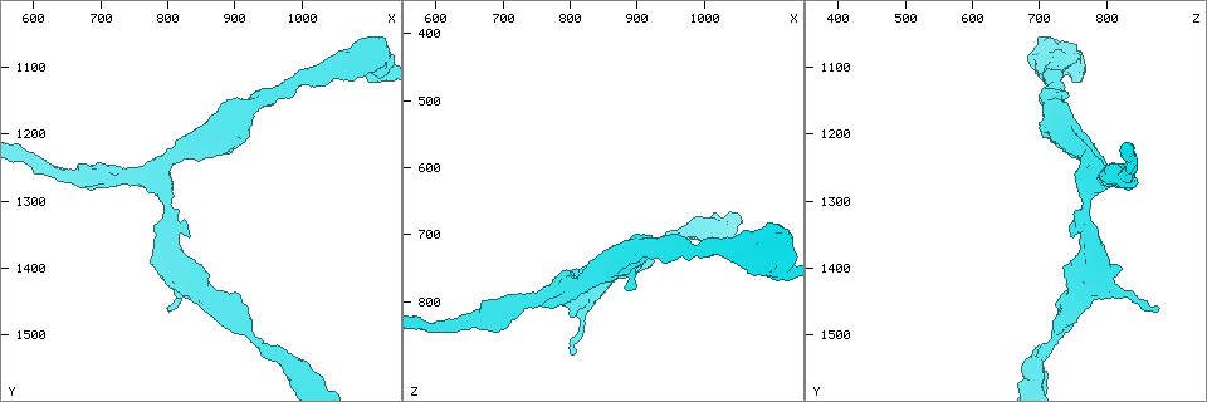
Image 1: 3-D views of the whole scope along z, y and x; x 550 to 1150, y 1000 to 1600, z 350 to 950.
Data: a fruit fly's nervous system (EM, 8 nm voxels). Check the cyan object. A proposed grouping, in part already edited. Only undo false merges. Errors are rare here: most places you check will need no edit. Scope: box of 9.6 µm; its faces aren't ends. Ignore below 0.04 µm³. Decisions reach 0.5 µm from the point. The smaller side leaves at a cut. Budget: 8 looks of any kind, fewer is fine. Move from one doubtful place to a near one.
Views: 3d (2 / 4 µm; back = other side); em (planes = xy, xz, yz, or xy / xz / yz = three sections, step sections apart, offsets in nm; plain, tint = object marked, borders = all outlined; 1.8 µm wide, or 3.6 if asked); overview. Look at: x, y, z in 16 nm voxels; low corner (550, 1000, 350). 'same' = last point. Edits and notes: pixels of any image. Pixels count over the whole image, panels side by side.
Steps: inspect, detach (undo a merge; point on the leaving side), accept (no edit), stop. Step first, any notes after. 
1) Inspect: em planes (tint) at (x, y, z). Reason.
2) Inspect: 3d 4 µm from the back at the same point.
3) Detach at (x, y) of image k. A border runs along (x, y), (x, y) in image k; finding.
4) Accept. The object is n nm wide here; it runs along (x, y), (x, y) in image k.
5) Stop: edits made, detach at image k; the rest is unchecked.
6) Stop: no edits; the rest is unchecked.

Inspect: 3d 2 µm at (910, 1480, 735). Thick turns thin.

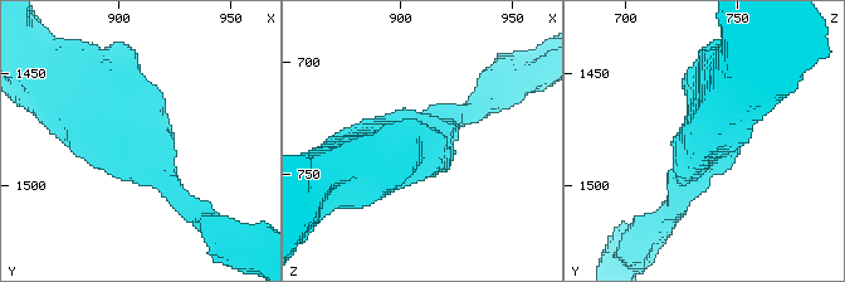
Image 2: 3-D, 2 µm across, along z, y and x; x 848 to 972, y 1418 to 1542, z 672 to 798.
Inspect: em planes (plain) at (908, 1482, 735). The arms are 200, 400 nm wide.

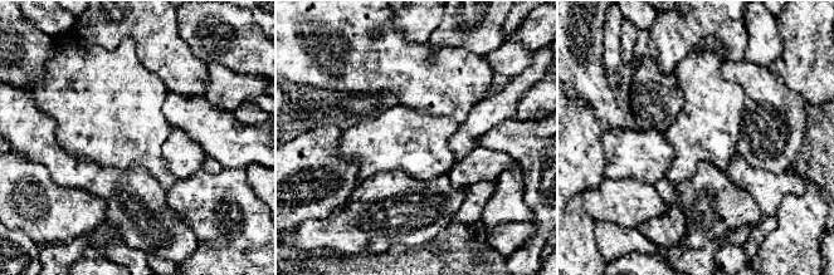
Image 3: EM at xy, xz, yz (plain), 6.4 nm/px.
Inspect: em planes (tint) at the same point.

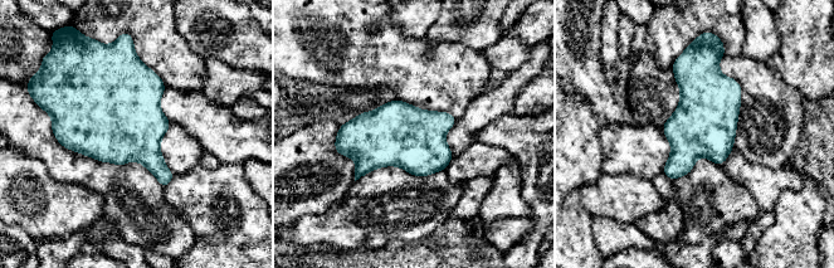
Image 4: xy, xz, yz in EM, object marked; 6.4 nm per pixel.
Accept. The object is 400 nm wide here; all the same neuron.

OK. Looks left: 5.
Inspect: 3d 2 µm at (790, 1245, 770). A fork.

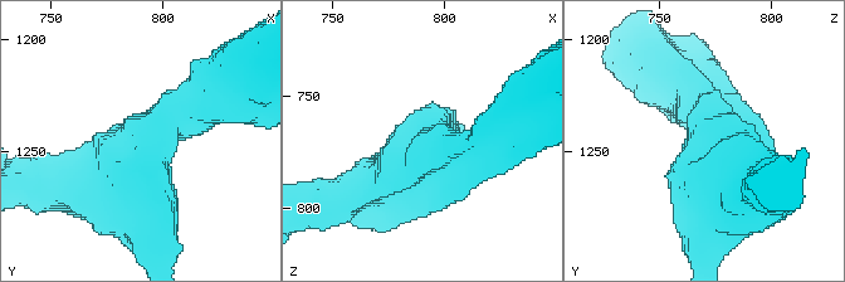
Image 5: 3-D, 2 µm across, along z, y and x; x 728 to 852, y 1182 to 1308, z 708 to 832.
Inspect: em xz step 16 (tint) at (795, 1248, 772). 3 arms meet here; the arms are 280, 340, 380 nm wide; now the EM.

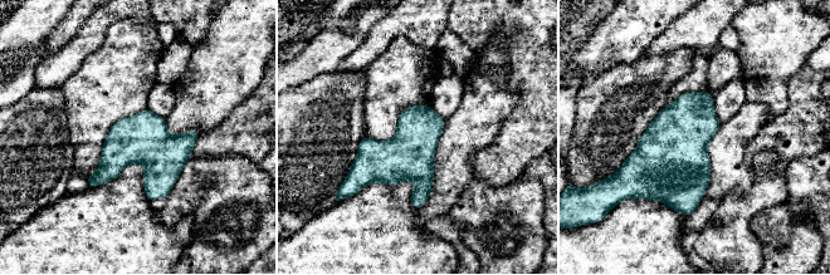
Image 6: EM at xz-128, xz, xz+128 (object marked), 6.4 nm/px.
Inspect: em planes (tint) at the same point. Cut it another way.

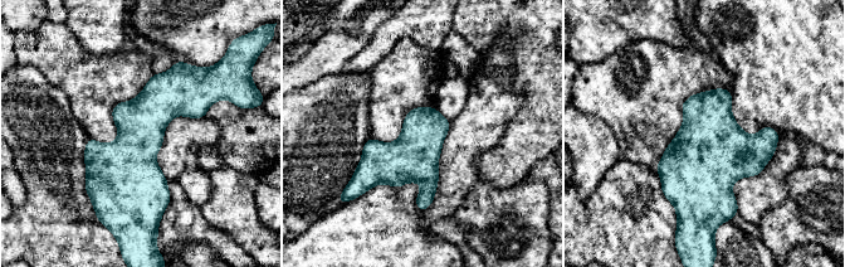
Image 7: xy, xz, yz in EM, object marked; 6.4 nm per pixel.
Accept. The object is 320 nm wide here; all the same neuron.

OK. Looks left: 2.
Inspect: em 3.6 µm yz step 4 (tint) at (1080, 1090, 720). Sharp bend.

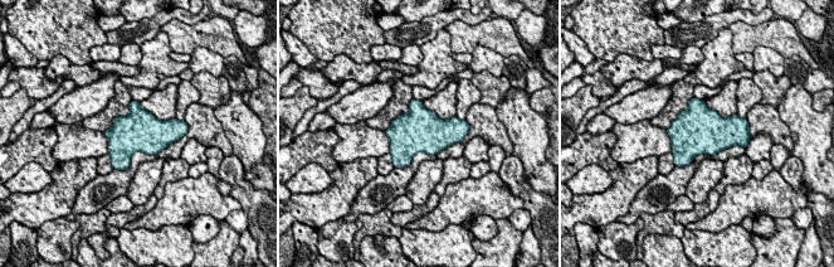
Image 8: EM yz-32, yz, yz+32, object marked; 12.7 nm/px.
Inspect: em 3.6 µm planes (tint) at the same point.

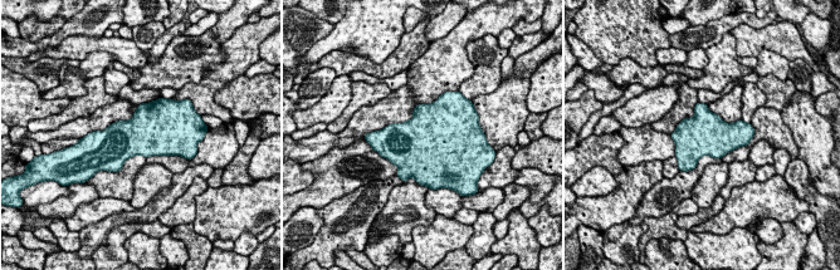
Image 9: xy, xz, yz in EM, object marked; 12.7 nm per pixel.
Accept. One neuron here.

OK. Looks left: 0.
Stop: no edits; the rest is unchecked.

